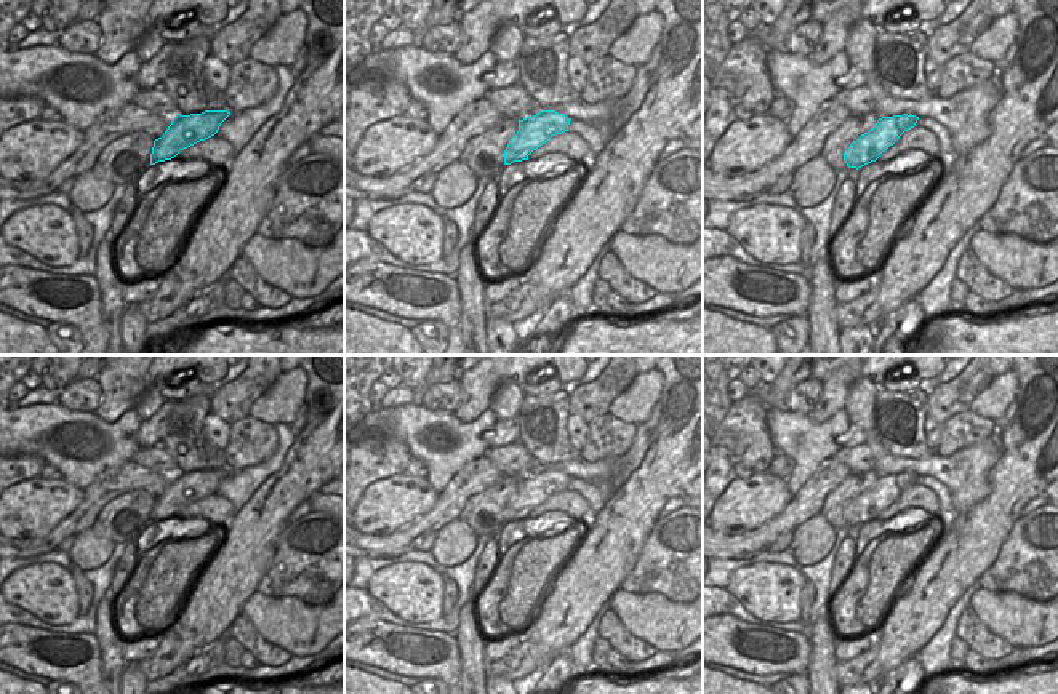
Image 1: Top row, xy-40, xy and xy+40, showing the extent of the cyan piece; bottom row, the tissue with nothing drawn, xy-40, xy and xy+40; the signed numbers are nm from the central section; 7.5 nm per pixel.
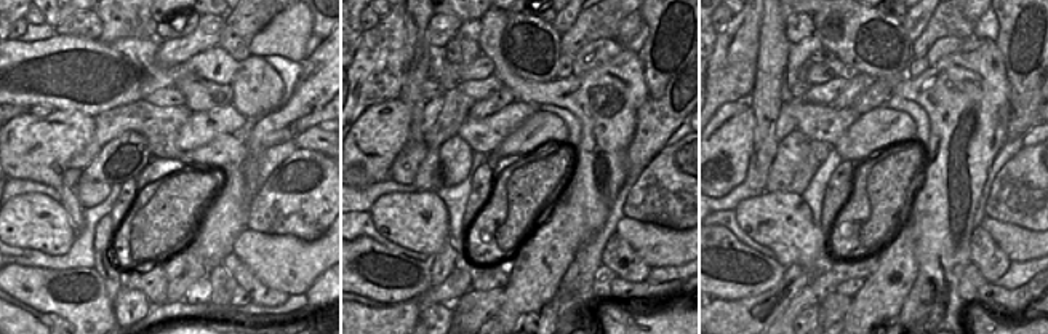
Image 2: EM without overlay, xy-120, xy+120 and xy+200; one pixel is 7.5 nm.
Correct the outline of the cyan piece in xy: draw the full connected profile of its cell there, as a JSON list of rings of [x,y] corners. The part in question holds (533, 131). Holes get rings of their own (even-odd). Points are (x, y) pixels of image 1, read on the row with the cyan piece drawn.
[[[541,110],[533,117],[519,120],[519,131],[504,150],[504,165],[528,160],[528,155],[552,136],[568,131],[570,120],[555,110]]]

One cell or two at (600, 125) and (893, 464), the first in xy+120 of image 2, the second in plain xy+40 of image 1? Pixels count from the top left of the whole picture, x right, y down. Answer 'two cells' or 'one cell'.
one cell

